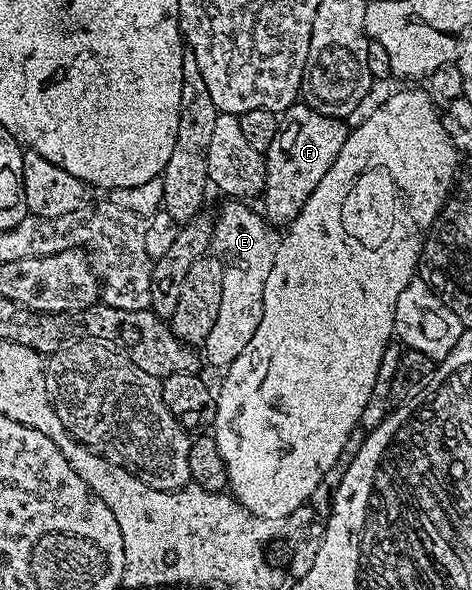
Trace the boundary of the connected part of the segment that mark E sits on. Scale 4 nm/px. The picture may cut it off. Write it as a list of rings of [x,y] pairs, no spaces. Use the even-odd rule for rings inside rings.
[[[228,199],[215,218],[212,244],[215,256],[224,268],[222,279],[222,303],[219,304],[218,319],[214,329],[202,346],[203,356],[212,365],[227,367],[231,361],[242,355],[246,343],[254,339],[258,323],[264,314],[264,292],[270,276],[270,267],[276,262],[278,233],[259,212],[251,209],[251,204],[240,199]]]

